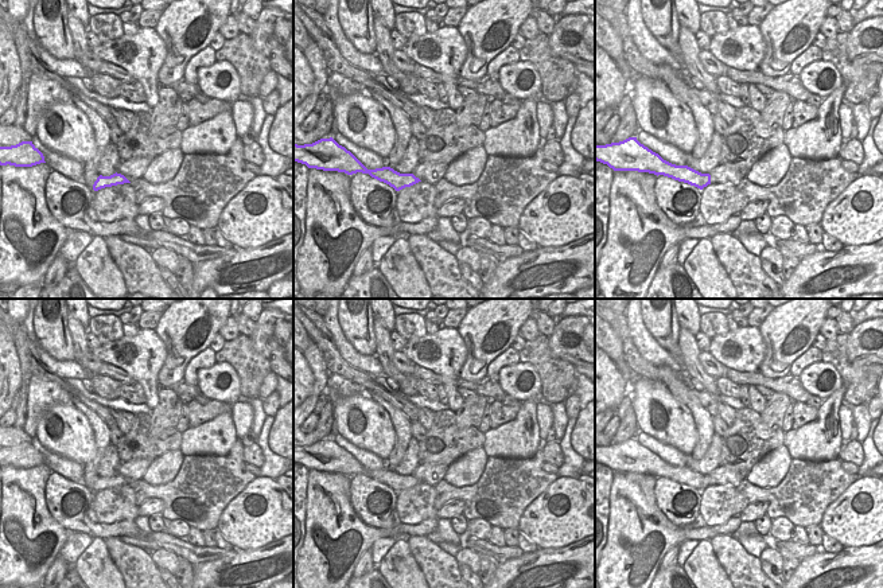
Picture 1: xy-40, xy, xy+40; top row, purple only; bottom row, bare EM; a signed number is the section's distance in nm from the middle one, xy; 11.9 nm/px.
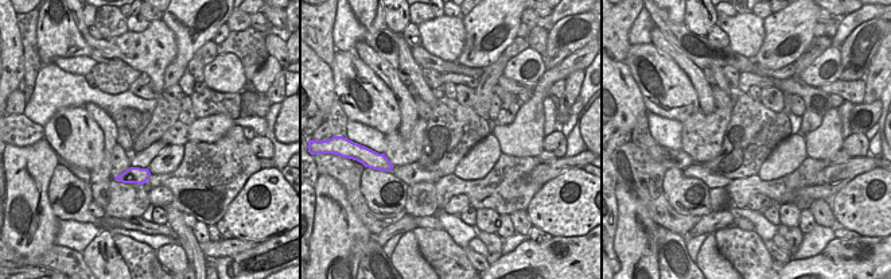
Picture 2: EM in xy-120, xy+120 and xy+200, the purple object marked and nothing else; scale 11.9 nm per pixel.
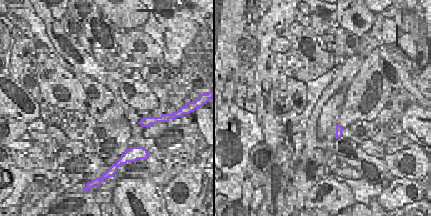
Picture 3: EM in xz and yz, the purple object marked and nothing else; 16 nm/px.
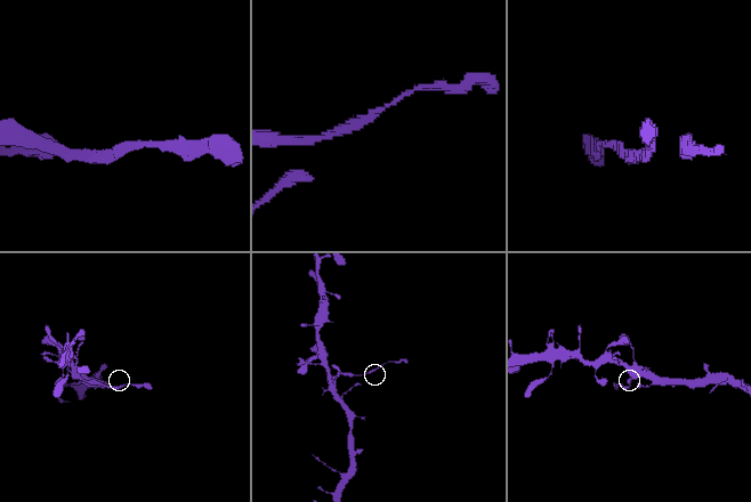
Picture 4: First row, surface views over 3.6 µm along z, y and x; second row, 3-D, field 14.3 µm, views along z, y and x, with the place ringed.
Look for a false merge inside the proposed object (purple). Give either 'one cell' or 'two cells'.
two cells

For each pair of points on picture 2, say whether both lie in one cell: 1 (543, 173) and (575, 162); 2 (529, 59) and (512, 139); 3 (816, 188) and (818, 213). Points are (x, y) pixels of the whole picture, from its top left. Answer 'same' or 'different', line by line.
1: same
2: different
3: different

